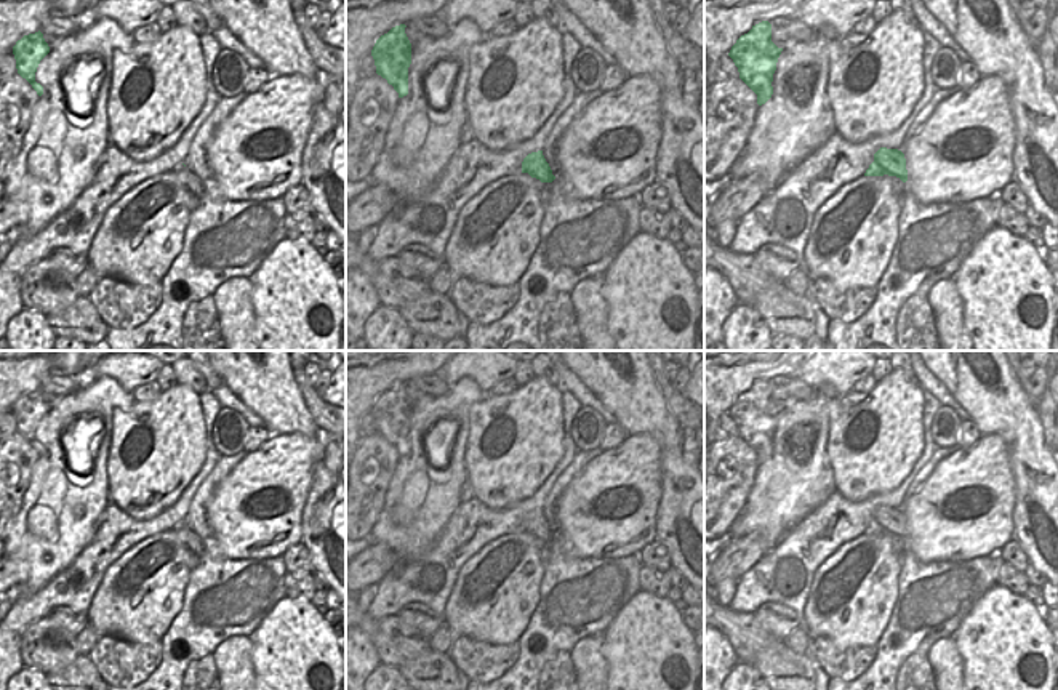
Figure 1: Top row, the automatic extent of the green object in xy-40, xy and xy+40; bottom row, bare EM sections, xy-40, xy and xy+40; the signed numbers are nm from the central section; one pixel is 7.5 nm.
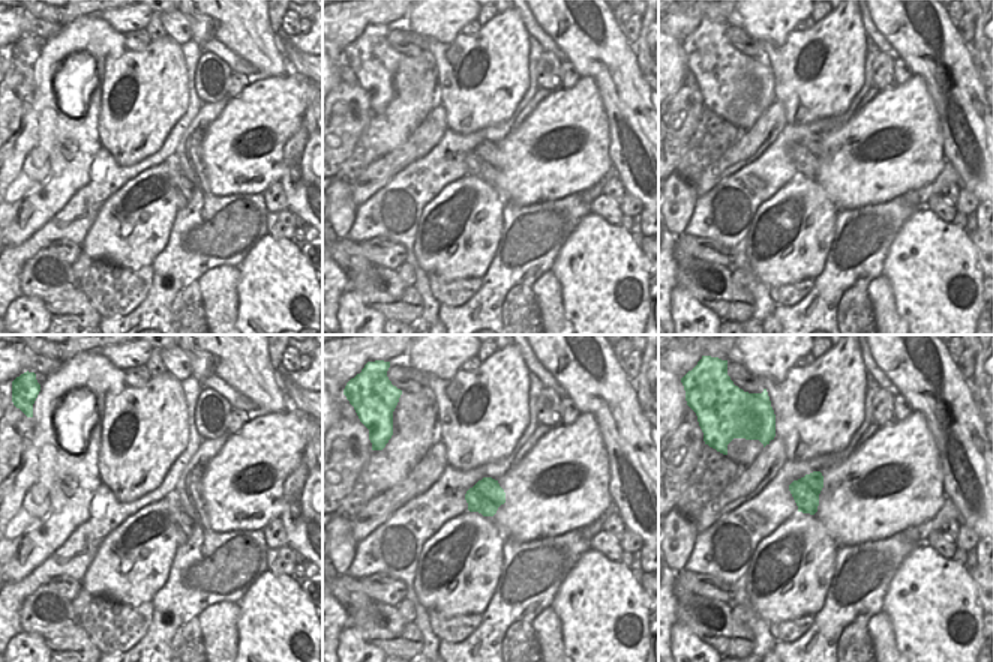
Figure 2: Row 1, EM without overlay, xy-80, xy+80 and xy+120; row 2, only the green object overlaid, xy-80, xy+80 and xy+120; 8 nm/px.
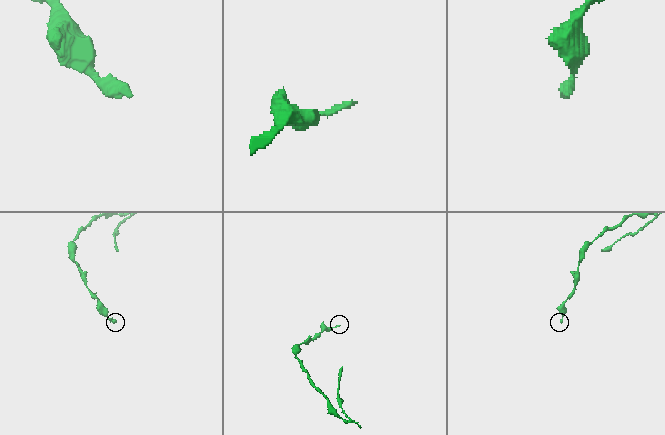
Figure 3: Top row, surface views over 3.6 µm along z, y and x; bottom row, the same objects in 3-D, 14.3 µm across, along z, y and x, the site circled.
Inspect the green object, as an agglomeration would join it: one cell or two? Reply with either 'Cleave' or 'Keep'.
Cleave.

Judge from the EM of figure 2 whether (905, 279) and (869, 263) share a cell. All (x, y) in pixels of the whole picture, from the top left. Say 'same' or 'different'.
different

